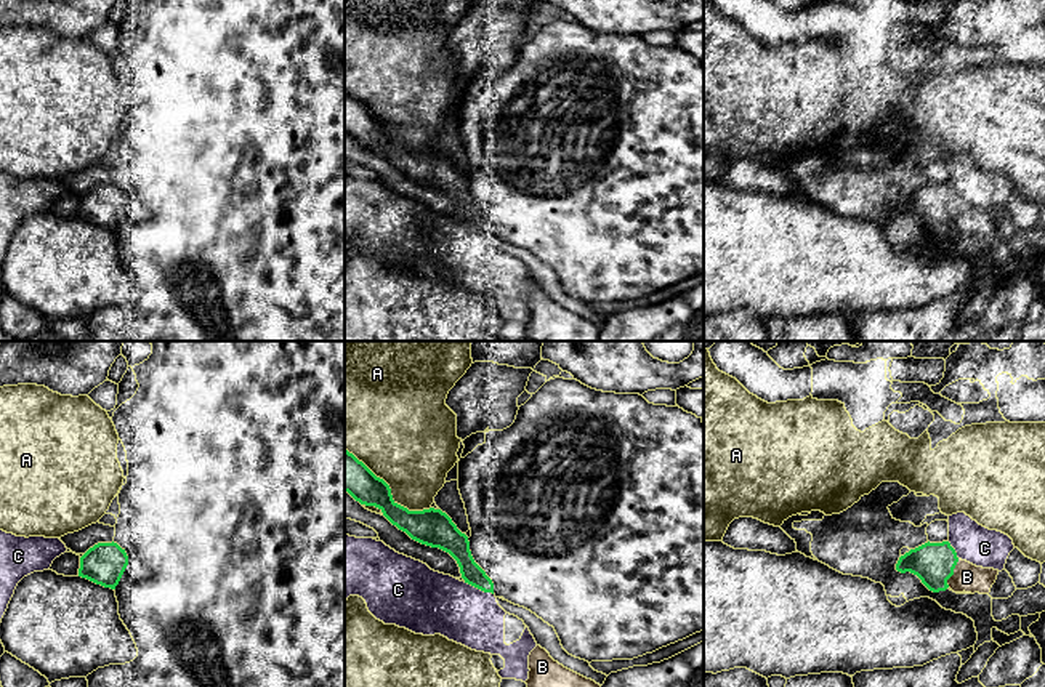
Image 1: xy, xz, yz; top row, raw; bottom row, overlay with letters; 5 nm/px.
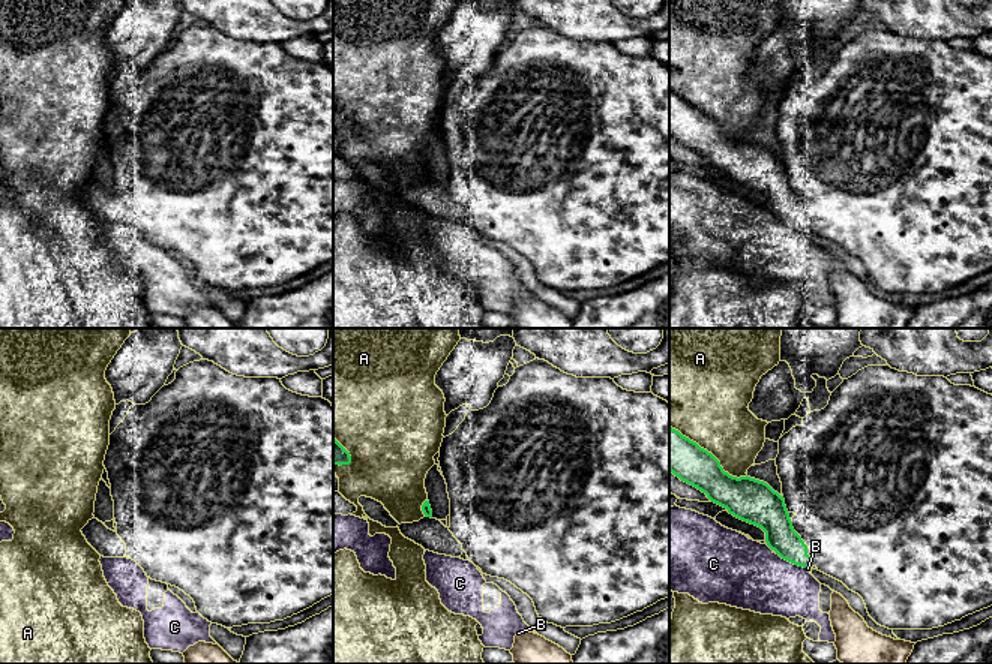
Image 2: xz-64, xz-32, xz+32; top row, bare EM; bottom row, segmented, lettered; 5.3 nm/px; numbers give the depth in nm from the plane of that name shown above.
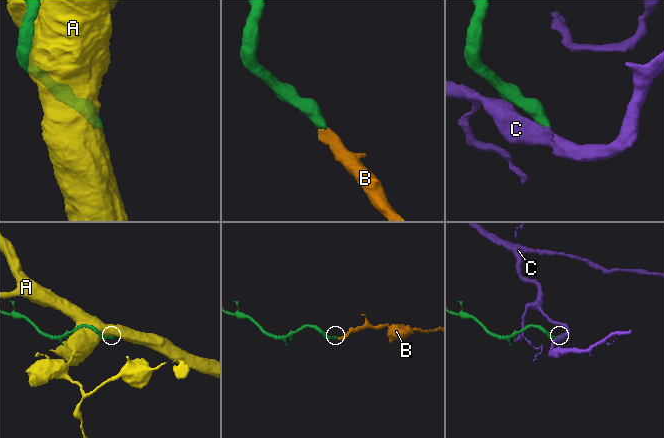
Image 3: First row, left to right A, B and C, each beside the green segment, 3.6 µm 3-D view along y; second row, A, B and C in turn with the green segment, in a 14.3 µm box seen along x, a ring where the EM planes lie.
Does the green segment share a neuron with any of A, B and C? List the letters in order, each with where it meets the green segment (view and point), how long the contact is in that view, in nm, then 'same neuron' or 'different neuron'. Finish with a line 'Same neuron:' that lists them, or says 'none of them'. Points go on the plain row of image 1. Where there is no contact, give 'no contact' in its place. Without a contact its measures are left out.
A: contact xz (390, 130); length 550 nm; different neuron
B: contact yz (952, 215); length 160 nm; same neuron
C: contact xz (478, 229); length 170 nm; different neuron
Same neuron: B

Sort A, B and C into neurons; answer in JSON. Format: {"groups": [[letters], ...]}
{"groups": [["A"], ["B"], ["C"]]}

